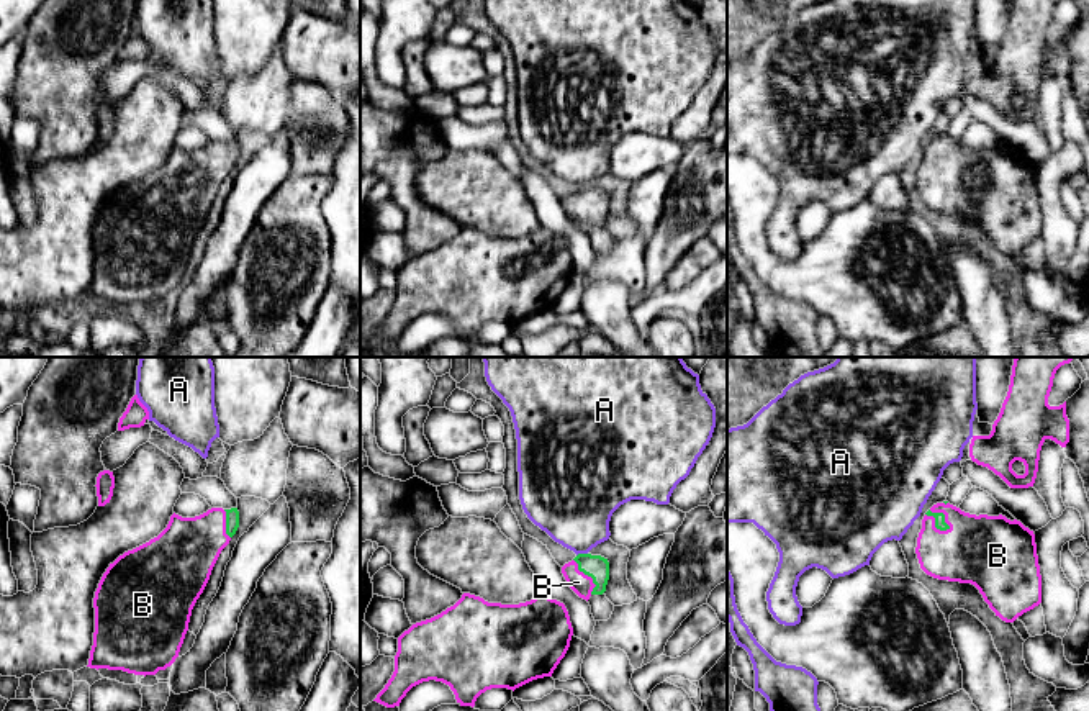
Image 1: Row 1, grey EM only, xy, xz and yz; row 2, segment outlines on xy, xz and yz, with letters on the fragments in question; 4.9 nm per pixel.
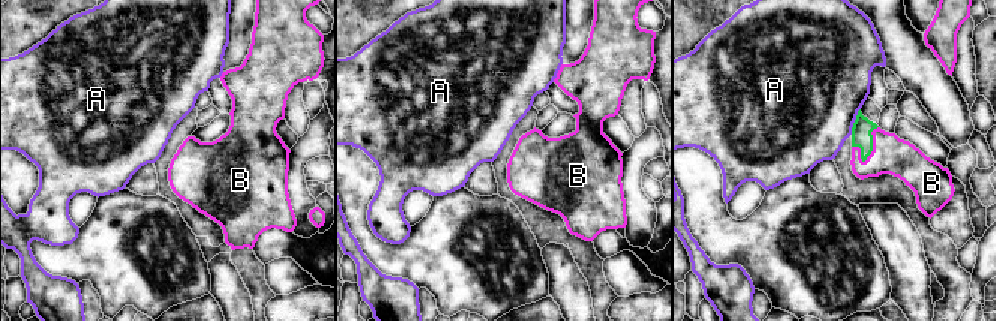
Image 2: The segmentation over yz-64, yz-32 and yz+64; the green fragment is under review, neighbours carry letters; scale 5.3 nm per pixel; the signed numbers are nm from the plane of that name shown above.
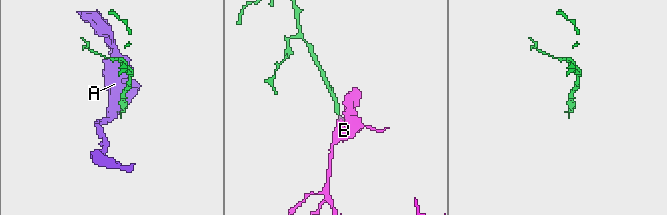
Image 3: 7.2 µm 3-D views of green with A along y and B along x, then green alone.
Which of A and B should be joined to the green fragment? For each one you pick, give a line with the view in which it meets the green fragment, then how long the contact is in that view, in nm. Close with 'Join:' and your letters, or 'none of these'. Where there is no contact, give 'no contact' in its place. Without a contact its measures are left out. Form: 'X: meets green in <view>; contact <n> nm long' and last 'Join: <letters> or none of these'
B: meets green in yz; contact 150 nm long
Join: B

